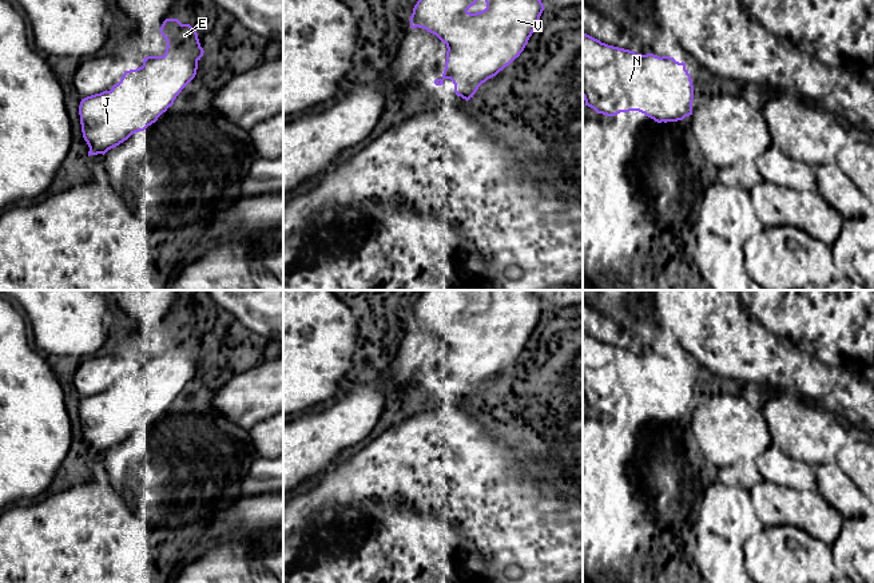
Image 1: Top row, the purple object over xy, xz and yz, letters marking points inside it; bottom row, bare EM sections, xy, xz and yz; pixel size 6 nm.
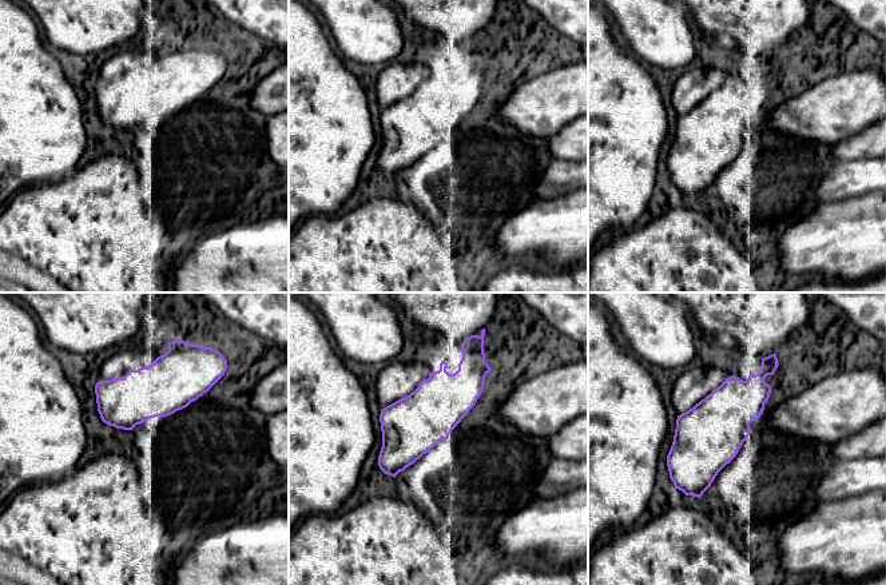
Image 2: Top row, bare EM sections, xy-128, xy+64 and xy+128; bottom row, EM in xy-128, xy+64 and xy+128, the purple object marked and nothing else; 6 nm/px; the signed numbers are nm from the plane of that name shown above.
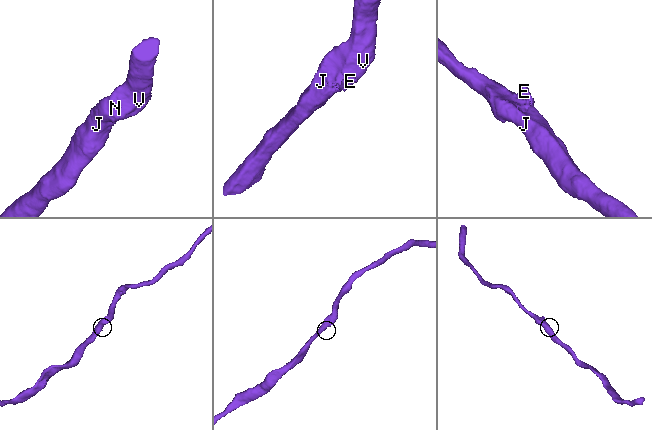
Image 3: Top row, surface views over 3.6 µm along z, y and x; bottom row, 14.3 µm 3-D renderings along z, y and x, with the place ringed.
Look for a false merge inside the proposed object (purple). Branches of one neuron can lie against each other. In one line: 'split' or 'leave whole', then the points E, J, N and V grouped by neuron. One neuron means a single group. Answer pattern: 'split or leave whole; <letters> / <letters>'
leave whole; E J N V

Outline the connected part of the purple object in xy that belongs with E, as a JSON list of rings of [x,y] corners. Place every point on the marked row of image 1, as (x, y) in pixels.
[[[166,19],[160,33],[167,41],[163,56],[147,56],[143,66],[126,71],[118,84],[82,99],[79,106],[83,138],[90,155],[106,154],[108,150],[127,140],[132,134],[144,131],[174,104],[182,90],[195,78],[198,62],[203,56],[198,33],[190,24],[178,19]]]

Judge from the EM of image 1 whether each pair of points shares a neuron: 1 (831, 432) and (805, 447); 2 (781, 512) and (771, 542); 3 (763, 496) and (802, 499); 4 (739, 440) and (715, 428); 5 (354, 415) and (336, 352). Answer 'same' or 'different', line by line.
1: same
2: different
3: same
4: same
5: different

